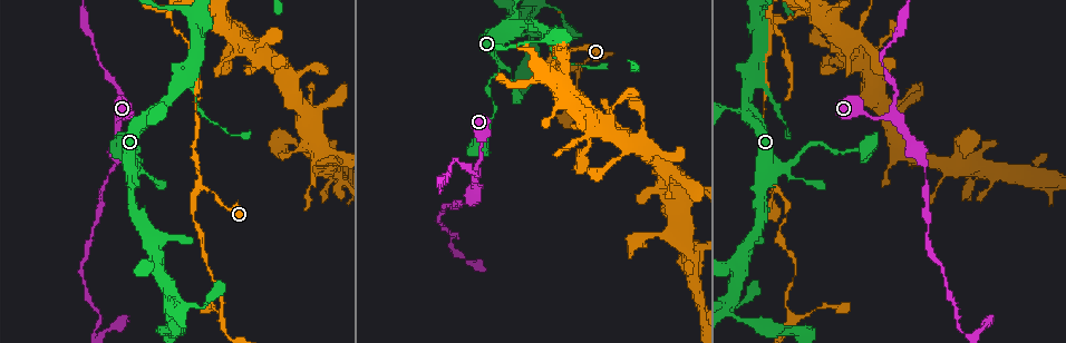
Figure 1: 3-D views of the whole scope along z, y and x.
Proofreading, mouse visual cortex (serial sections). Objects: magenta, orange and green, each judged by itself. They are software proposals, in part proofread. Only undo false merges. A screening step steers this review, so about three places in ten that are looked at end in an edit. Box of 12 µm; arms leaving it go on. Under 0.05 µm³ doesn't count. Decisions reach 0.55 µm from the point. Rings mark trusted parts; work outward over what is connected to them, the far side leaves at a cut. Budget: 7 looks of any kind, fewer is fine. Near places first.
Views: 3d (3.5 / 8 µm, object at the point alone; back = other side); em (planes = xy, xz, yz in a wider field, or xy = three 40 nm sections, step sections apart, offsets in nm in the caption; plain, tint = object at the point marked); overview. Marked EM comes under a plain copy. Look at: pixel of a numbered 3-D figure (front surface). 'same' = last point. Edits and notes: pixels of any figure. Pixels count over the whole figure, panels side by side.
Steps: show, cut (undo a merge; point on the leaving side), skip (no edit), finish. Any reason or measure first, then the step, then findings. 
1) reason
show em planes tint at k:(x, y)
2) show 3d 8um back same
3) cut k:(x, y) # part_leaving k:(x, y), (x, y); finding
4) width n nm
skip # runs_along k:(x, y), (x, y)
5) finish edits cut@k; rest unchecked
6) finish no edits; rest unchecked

three-way junction
show 3d 3.5um at 1:(886, 117)

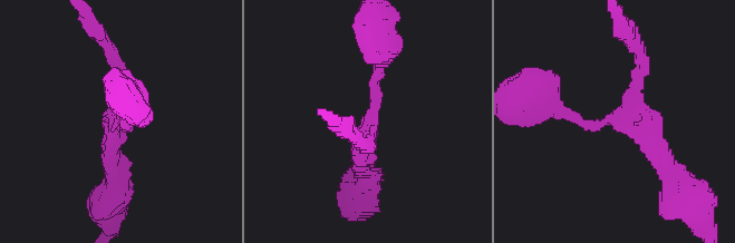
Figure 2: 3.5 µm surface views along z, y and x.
show em xy step 3 tint at 2:(618, 115)

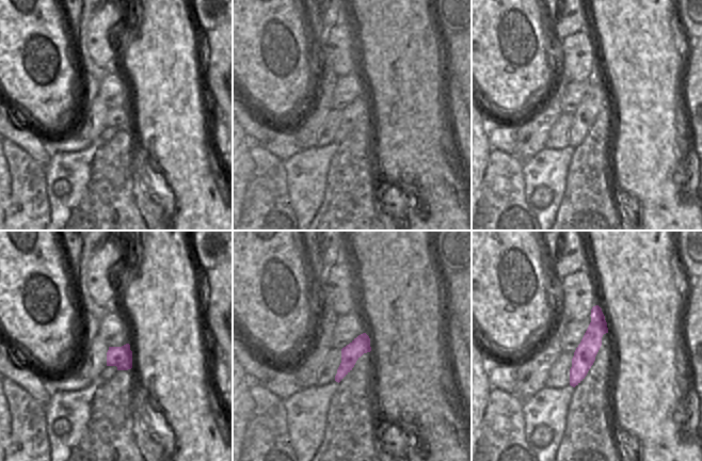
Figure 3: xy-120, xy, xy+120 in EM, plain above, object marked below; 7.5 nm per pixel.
skip # runs_along 2:(554, 107), (582, 124), (631, 120), (671, 168); continuous, no second cell

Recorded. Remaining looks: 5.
show 3d 3.5um at 1:(199, 187)

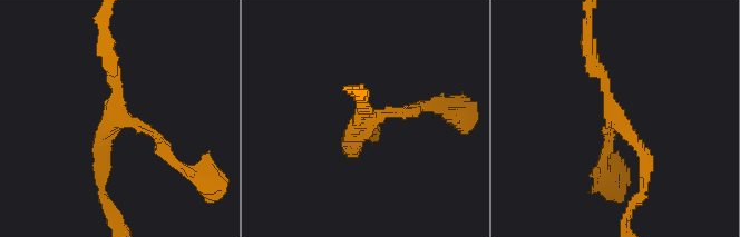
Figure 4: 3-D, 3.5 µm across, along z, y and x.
arms 3; arm_widths 150, 200, 200 nm
show em xy step 5 tint at 4:(118, 116)

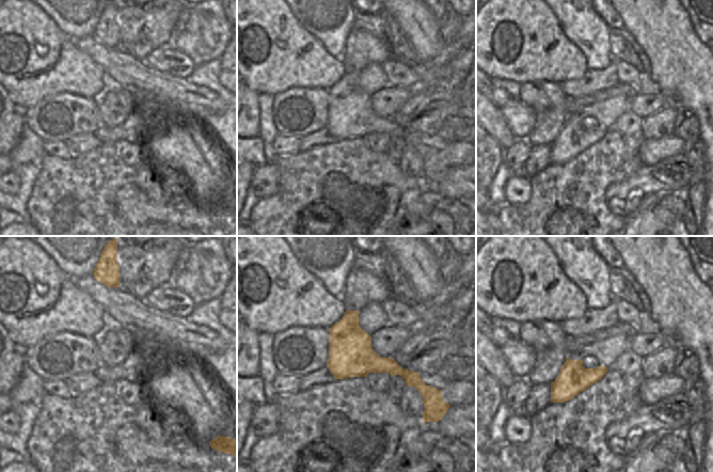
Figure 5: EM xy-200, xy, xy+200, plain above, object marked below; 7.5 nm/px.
width 340 nm
skip # runs_along 4:(171, 158), (151, 131), (113, 114), (109, 52); all the same cell

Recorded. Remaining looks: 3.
small branch off a trunk
show 3d 3.5um at 1:(141, 170)

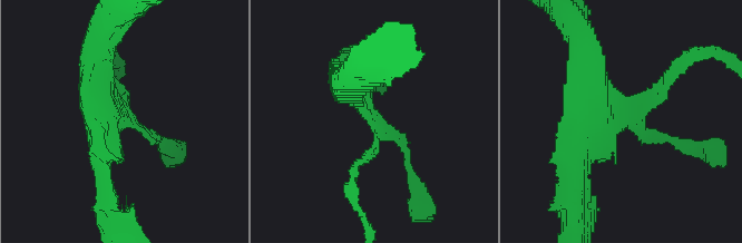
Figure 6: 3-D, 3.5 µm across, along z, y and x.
arms 3; arm_widths 150, 150, 400 nm
show em xy step 2 tint at 6:(126, 116)

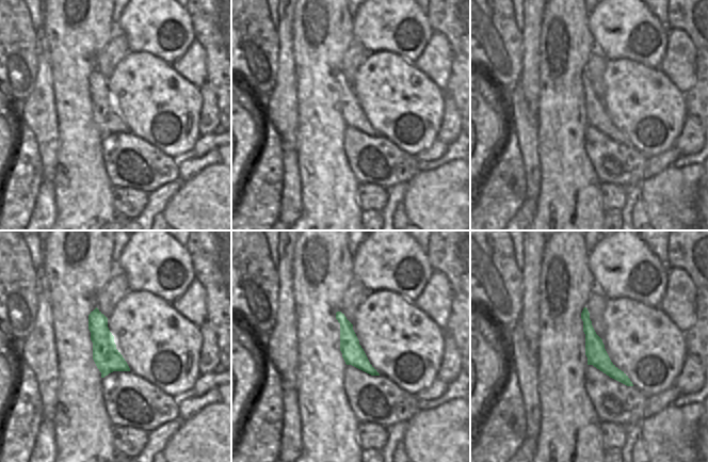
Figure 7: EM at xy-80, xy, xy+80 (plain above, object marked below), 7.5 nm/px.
width 160 nm
skip # runs_along 7:(584, 313), (596, 354), (627, 382); all the same cell

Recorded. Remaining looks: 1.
finish no edits; rest unchecked

